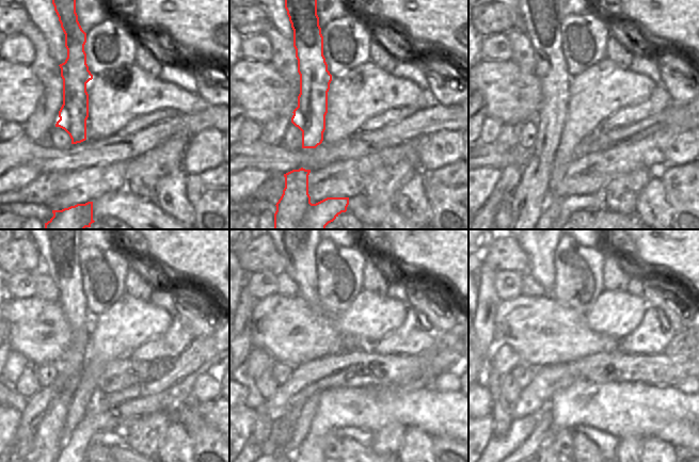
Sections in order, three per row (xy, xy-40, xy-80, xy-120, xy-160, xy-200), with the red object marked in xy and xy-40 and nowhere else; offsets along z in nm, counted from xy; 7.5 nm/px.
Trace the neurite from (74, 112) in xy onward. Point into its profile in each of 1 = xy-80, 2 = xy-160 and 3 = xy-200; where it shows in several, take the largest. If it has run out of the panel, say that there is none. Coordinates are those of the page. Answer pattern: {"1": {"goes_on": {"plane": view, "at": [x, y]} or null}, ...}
{"1": {"goes_on": {"plane": "xy-80", "at": [539, 13]}}, "2": {"goes_on": {"plane": "xy-160", "at": [299, 251]}}, "3": {"goes_on": {"plane": "xy-200", "at": [540, 251]}}}

